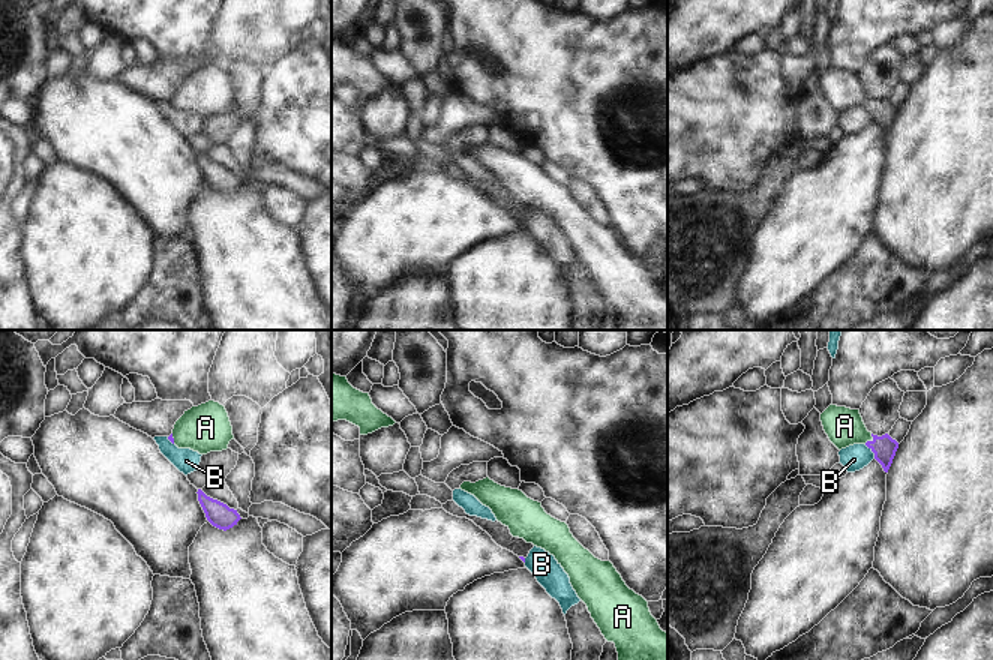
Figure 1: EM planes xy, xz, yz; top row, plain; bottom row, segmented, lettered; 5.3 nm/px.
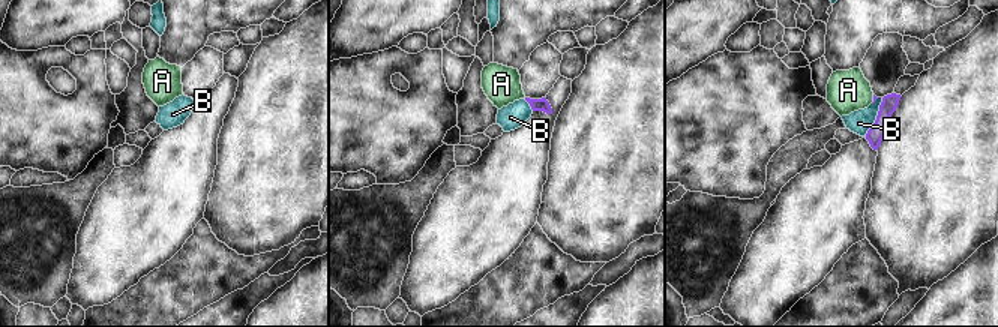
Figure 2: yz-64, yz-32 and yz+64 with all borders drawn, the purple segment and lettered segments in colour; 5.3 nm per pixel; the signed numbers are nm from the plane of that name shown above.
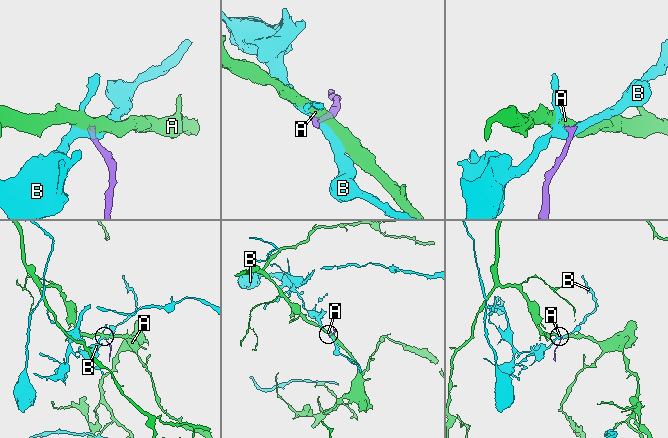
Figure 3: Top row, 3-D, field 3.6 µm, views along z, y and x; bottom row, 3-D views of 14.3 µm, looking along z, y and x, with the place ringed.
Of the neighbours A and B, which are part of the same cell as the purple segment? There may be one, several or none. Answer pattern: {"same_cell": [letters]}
{"same_cell": ["A"]}

